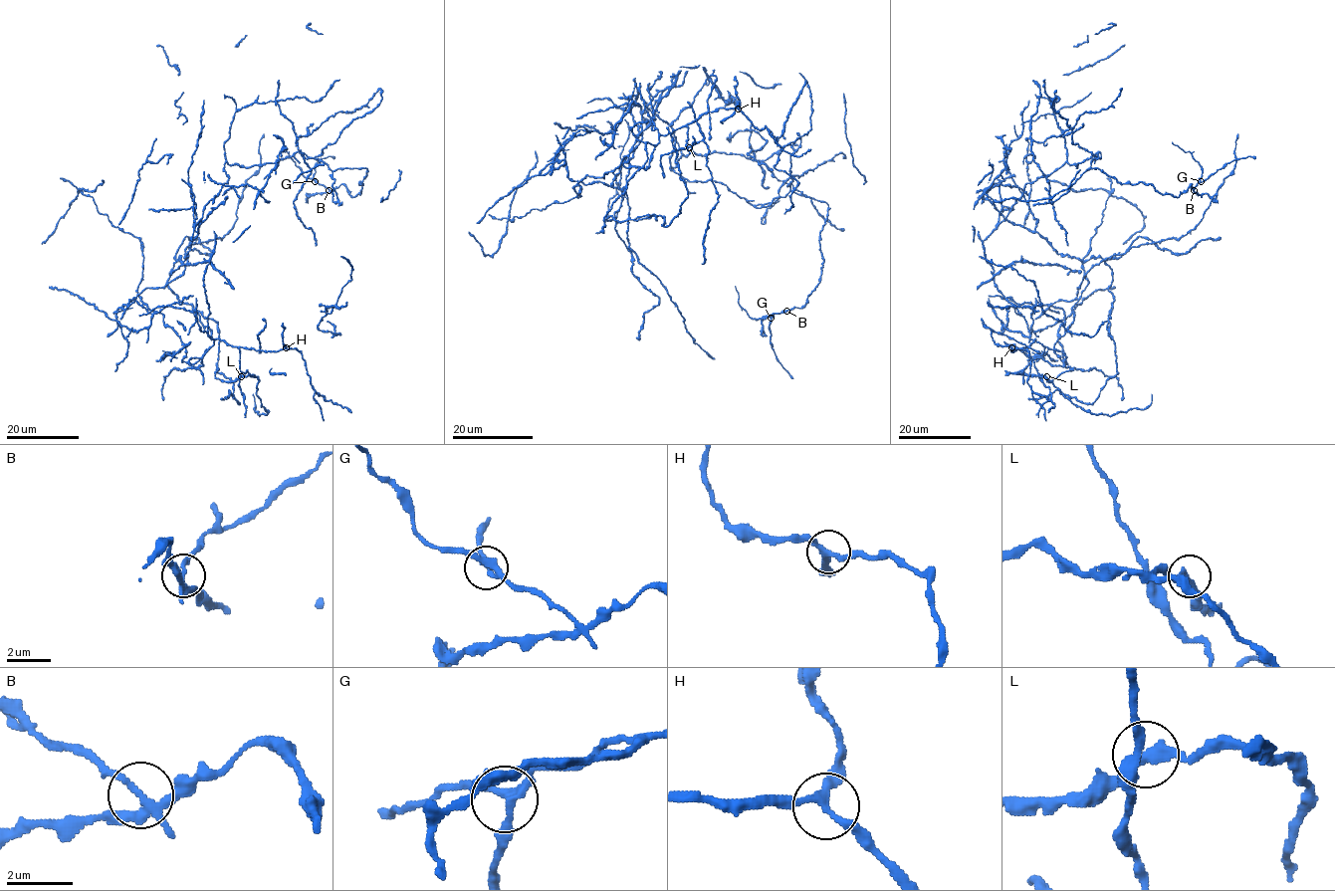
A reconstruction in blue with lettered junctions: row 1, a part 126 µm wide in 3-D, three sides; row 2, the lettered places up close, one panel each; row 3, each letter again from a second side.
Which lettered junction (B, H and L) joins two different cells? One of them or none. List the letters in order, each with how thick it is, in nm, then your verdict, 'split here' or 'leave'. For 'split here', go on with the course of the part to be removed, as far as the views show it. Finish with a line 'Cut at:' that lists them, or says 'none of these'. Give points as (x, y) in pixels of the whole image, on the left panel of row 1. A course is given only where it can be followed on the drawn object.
B: 220 nm thick; split here; foreign part runs (329, 190), (316, 182), (315, 166), (320, 159), (335, 157)
H: 220 nm thick; leave
L: 220 nm thick; leave
Cut at: B

